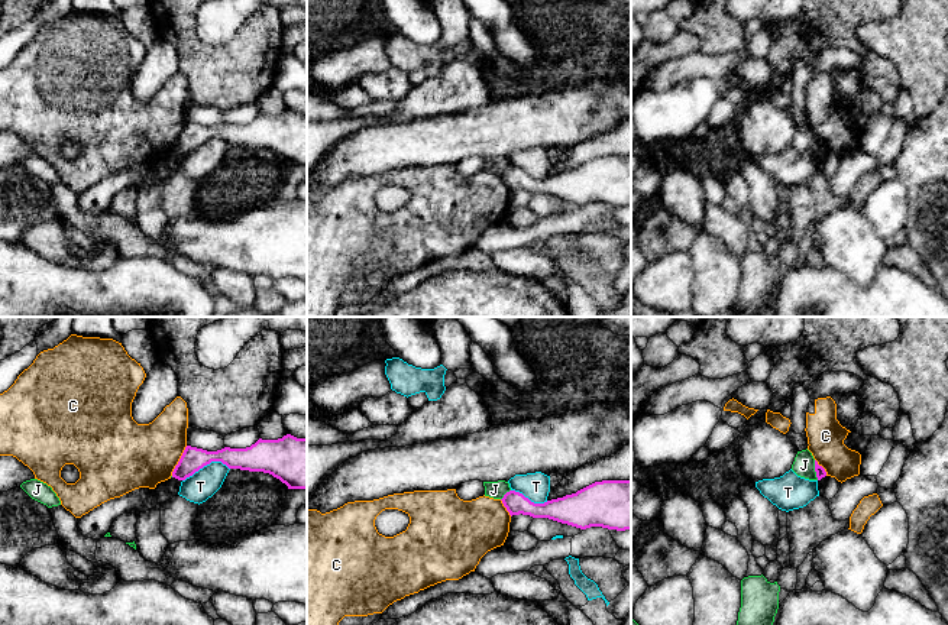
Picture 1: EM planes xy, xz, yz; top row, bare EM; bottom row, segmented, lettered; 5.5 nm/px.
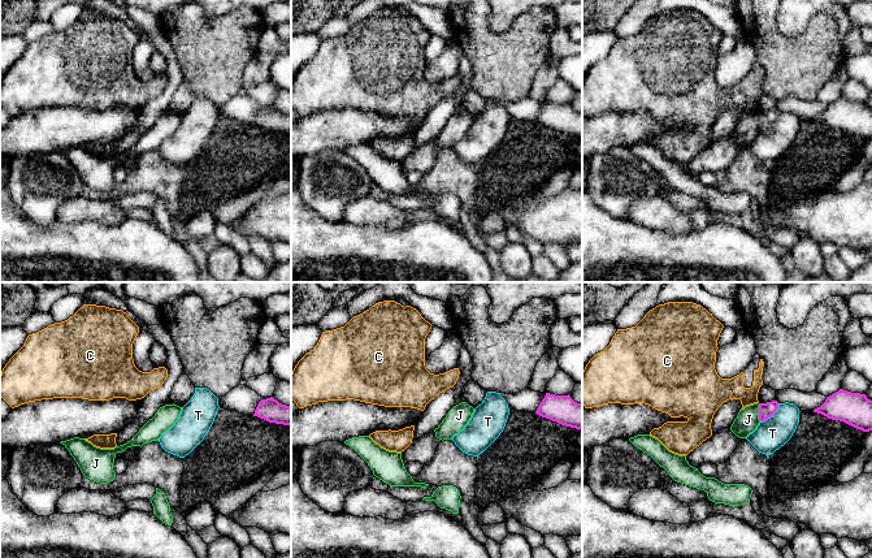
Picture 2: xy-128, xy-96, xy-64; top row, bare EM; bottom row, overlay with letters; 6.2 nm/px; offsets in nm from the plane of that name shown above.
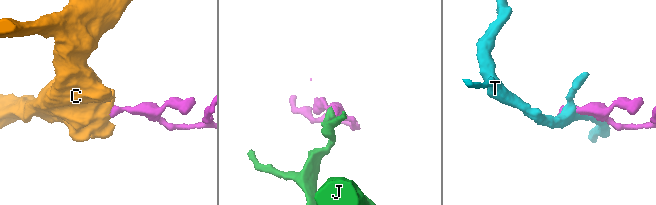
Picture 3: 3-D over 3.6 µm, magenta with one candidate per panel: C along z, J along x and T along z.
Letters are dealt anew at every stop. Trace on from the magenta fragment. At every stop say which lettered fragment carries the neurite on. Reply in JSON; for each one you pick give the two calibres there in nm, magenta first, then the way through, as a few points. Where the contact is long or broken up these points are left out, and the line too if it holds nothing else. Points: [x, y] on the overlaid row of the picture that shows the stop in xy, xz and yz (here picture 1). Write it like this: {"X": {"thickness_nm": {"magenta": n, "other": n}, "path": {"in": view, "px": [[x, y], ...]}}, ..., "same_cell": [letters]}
{"same_cell": []}

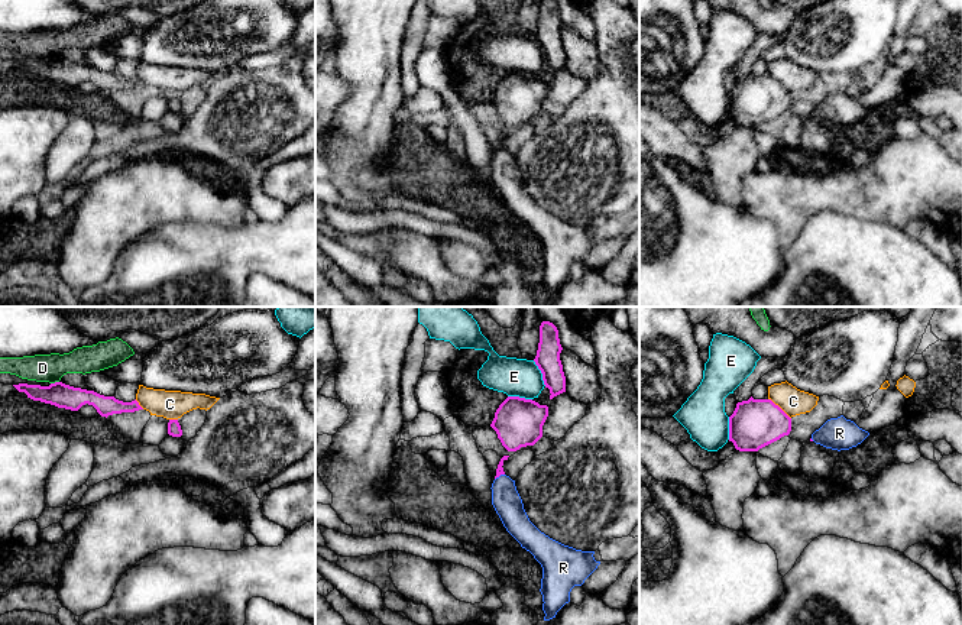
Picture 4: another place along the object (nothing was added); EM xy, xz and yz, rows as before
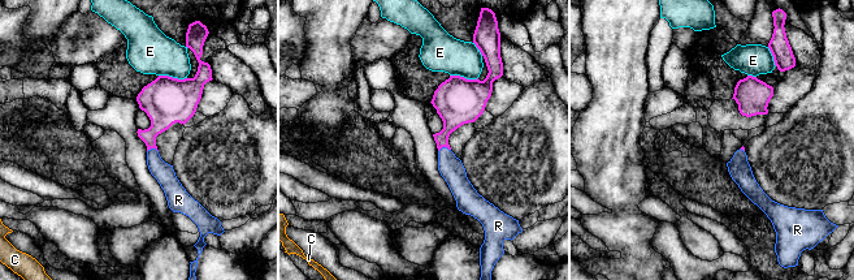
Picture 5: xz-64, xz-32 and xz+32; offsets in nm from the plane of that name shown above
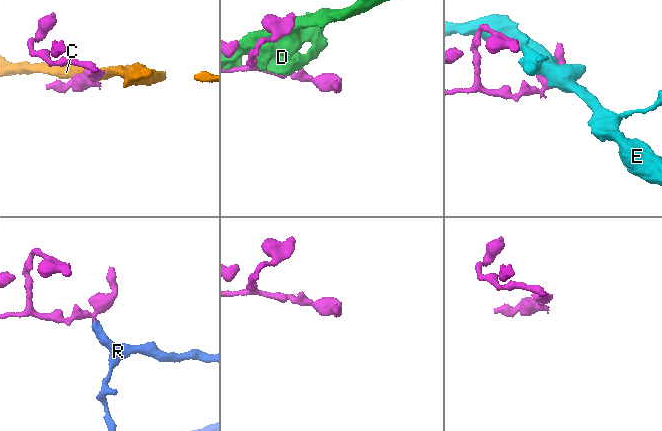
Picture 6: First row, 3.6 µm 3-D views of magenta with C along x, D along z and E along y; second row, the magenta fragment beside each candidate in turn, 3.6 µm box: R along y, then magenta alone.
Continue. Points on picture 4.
{"R": {"thickness_nm": {"magenta": 50, "other": 160}, "path": {"in": "xz", "px": [[499, 470], [499, 475], [505, 498]]}}, "same_cell": ["R"]}

